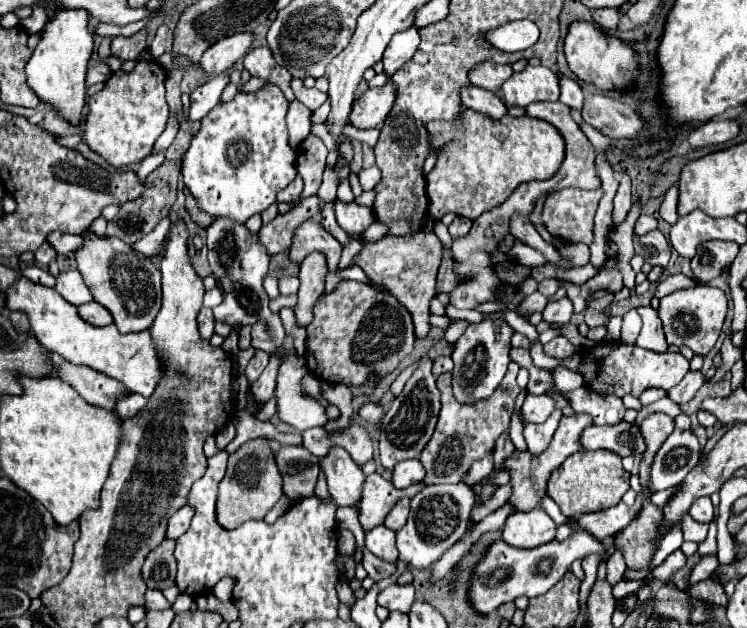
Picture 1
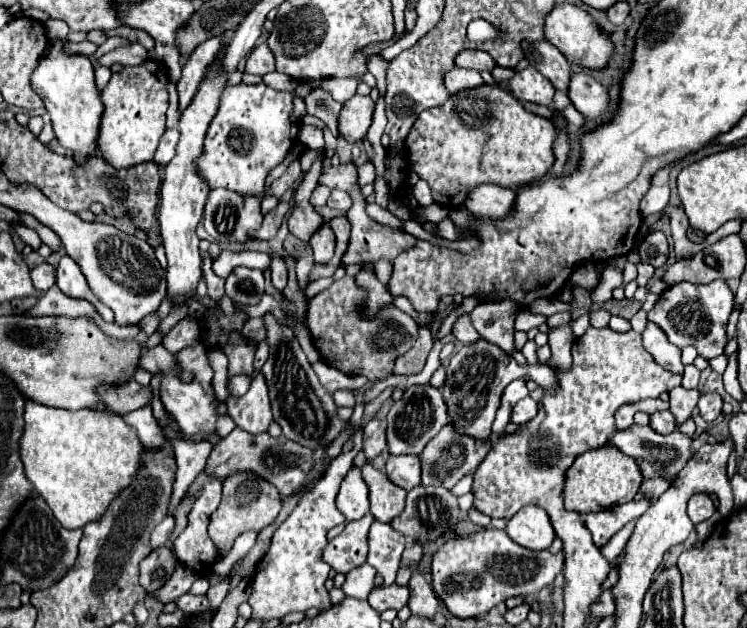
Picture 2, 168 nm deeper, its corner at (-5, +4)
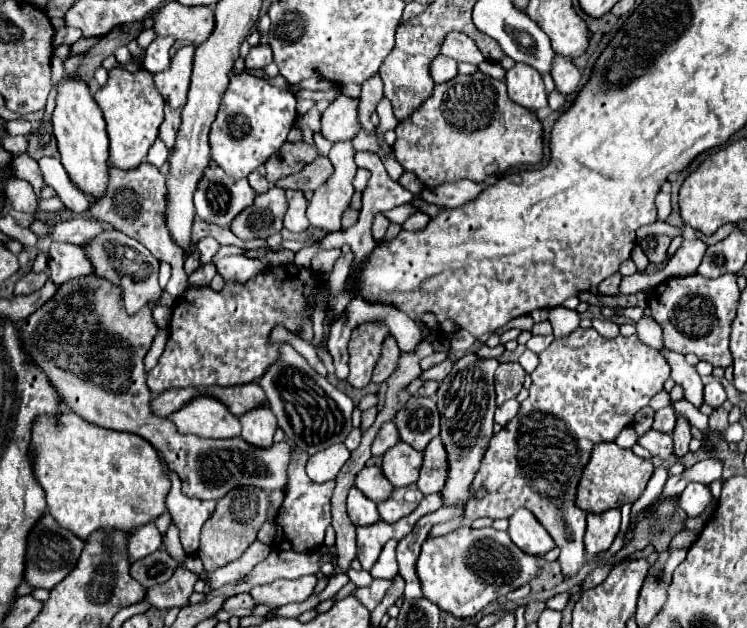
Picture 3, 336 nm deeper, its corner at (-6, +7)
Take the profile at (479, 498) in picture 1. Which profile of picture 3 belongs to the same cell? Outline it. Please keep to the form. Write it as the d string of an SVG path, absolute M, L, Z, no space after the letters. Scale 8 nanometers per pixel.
M507 362L501 364L495 372L495 390L497 390L497 406L501 406L505 400L511 400L519 394L523 388L525 370L519 362Z

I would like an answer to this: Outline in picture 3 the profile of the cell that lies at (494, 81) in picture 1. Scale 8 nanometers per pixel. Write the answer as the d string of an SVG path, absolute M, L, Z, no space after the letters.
M461 32L447 34L447 38L443 40L441 52L443 52L443 56L449 56L457 62L469 62L469 64L475 64L475 66L485 60L481 50L477 48L477 44Z

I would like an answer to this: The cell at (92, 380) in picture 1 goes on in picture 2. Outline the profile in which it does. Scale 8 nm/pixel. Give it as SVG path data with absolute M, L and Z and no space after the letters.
M128 381L120 387L98 387L102 401L110 411L118 411L118 415L126 415L130 411L142 409L152 403L152 387L142 387L136 381Z

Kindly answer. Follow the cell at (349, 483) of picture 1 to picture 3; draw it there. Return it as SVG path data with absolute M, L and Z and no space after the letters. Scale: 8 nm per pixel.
M355 486L349 490L347 496L347 514L355 526L373 524L375 520L379 520L377 506L367 496L363 496L363 492L359 492L359 488Z

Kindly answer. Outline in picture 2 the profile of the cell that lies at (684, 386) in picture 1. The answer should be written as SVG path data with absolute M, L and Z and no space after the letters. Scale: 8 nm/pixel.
M676 387L670 391L670 411L676 417L678 425L682 425L684 421L688 421L692 417L692 411L698 403L698 397L700 397L698 389Z

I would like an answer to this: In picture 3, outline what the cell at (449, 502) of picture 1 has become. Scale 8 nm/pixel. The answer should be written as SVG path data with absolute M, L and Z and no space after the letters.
M415 484L407 486L407 488L395 488L393 496L377 506L379 514L381 514L381 520L397 522L399 518L409 516L419 506L419 502L423 498L425 496L419 492L419 488Z

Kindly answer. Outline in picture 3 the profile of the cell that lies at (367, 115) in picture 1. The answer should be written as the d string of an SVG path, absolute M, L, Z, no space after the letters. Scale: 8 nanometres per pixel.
M339 94L331 106L321 114L321 132L329 142L353 140L361 130L359 100Z

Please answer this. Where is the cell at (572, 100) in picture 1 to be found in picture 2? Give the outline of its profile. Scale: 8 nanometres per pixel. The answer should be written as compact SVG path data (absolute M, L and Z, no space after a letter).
M522 41L522 51L528 63L540 71L556 89L566 91L566 83L570 81L570 63L566 57L552 47L548 41Z

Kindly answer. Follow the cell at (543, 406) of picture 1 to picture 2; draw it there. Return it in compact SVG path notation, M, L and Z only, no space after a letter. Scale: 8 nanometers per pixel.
M524 397L522 401L518 401L512 409L512 415L510 415L510 421L516 423L516 425L522 425L526 421L530 421L534 415L538 413L538 407L536 407L536 401L530 399L530 397Z

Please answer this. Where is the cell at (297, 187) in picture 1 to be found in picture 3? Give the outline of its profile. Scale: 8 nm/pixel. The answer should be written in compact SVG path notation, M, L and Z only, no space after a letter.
M285 142L283 148L267 160L267 182L275 184L281 178L291 176L293 172L299 172L303 166L315 160L315 156L319 156L315 146L309 146L305 142L299 144Z

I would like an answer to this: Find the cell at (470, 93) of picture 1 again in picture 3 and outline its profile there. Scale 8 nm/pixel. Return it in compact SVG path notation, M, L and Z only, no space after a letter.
M437 56L433 60L433 66L431 66L431 78L435 80L435 84L443 84L451 78L455 78L459 74L457 70L457 62L447 58L447 56Z

